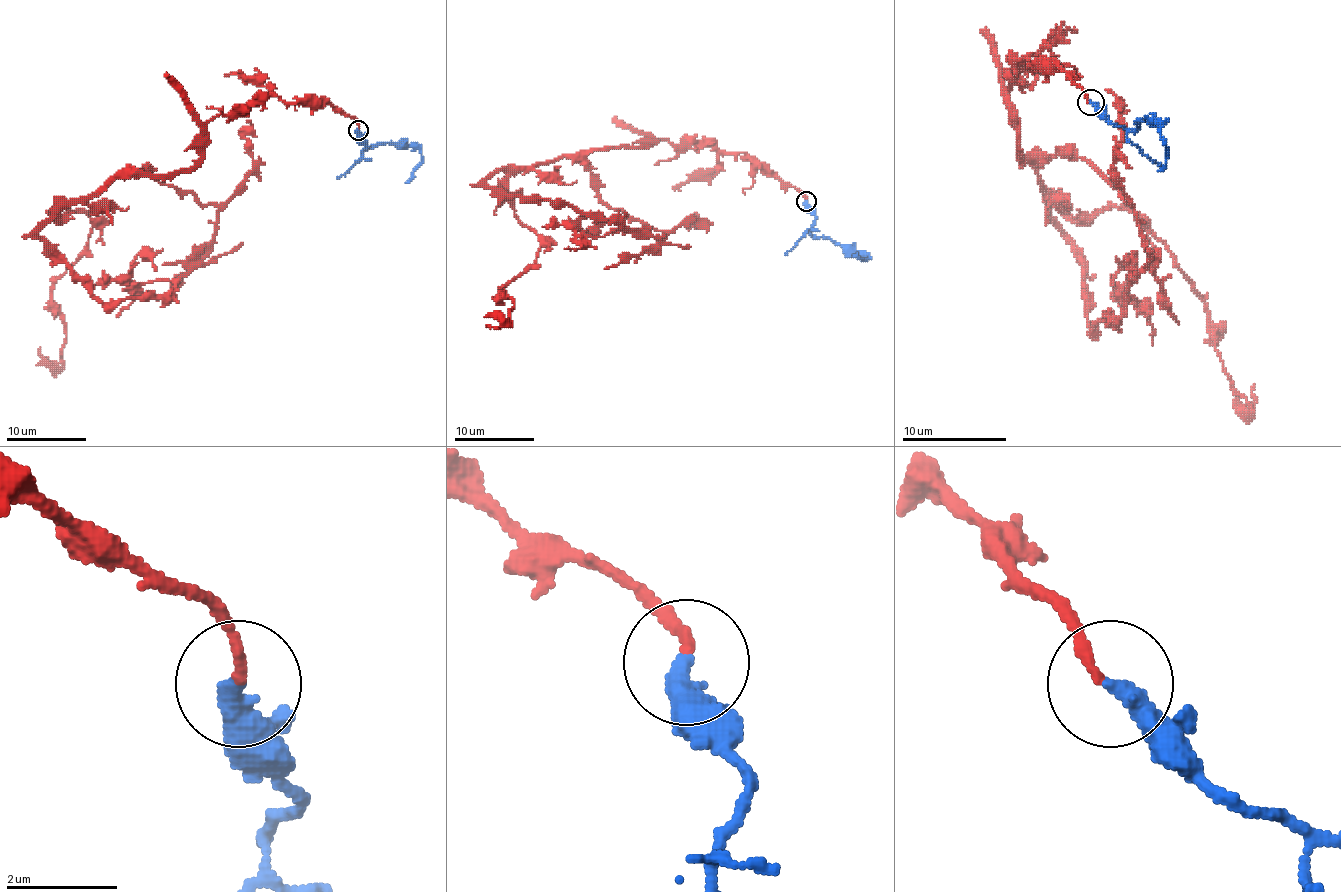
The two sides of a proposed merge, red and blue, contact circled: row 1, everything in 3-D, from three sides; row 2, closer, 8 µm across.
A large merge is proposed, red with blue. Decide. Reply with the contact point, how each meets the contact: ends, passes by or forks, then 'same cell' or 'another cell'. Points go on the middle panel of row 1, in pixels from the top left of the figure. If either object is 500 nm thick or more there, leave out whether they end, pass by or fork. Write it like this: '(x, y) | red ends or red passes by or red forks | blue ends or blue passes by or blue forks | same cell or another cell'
(806, 201) | red ends | blue ends | same cell

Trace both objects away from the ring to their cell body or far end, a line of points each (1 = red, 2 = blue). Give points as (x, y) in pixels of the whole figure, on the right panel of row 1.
1: (1090, 103), (1061, 69), (1019, 61), (1012, 123), (1082, 264), (1092, 327), (1137, 298), (1126, 264), (1111, 285)
2: (1090, 103), (1113, 123), (1134, 129), (1142, 118), (1155, 123), (1160, 129), (1165, 150), (1160, 170)

